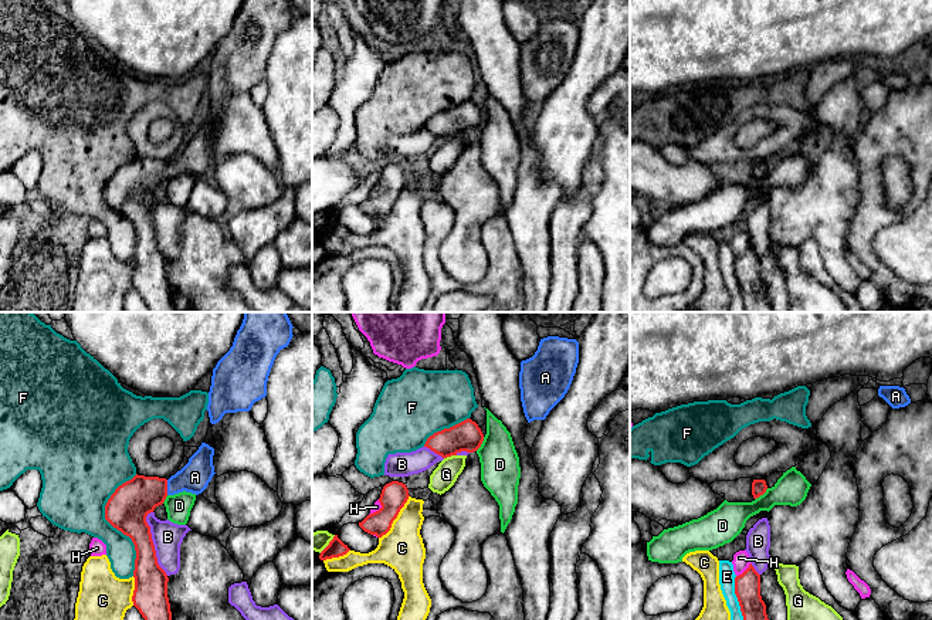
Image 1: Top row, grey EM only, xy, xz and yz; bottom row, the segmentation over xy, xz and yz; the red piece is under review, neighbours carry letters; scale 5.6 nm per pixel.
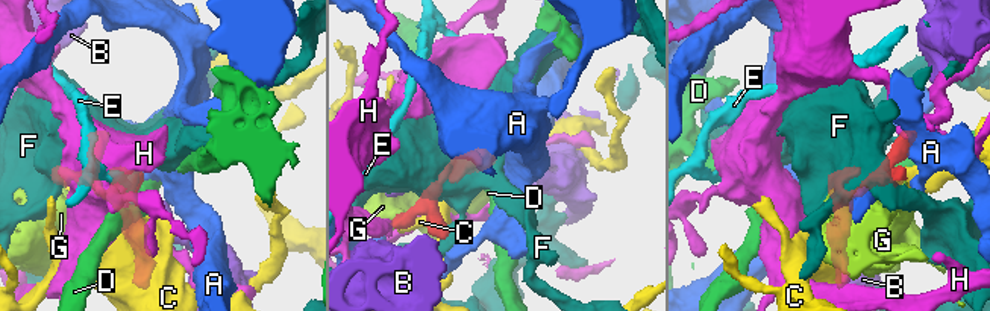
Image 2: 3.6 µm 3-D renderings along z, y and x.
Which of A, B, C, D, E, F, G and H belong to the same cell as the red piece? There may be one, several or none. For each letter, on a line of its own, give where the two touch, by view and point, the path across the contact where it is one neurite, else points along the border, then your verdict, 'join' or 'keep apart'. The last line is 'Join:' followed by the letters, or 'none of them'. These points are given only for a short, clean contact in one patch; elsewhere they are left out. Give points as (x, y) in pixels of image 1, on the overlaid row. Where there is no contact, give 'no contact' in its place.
A: xy (166, 487) | join
B: xy (152, 544) | keep apart
C: xz (396, 517) | keep apart
D: yz (761, 494) | along yz (768, 488), (755, 500) | keep apart
E: yz (736, 596) | along yz (735, 576), (735, 596), (744, 619) | keep apart
F: xy (111, 524) | keep apart
G: xz (450, 456) | keep apart
H: yz (745, 571) | keep apart
Join: A

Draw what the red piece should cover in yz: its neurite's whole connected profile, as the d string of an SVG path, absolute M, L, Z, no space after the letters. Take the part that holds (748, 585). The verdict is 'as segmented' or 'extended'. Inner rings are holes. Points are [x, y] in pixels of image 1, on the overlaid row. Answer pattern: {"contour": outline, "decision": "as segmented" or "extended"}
{"contour": "M752 563L735 577L735 594L738 597L743 620L769 620L766 604L760 596L760 575Z", "decision": "as segmented"}

